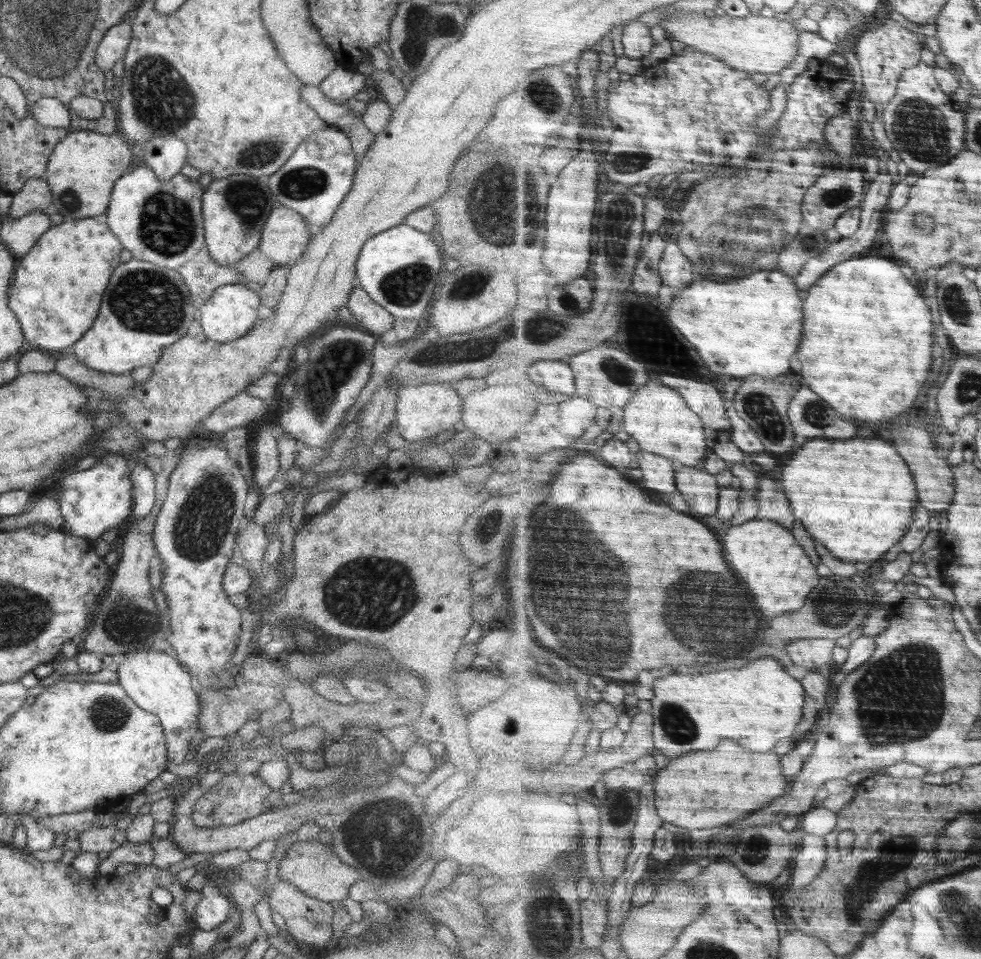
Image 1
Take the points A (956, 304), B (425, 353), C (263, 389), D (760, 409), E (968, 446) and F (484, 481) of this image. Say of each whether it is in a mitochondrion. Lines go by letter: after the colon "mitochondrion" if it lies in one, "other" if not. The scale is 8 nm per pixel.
A: mitochondrion
B: mitochondrion
C: other
D: mitochondrion
E: other
F: other

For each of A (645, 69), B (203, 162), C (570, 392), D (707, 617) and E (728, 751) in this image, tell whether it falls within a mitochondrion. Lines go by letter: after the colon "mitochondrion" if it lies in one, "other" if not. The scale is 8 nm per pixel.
A: other
B: other
C: other
D: mitochondrion
E: other

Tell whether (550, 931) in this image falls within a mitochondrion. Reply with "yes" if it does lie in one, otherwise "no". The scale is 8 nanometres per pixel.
yes

